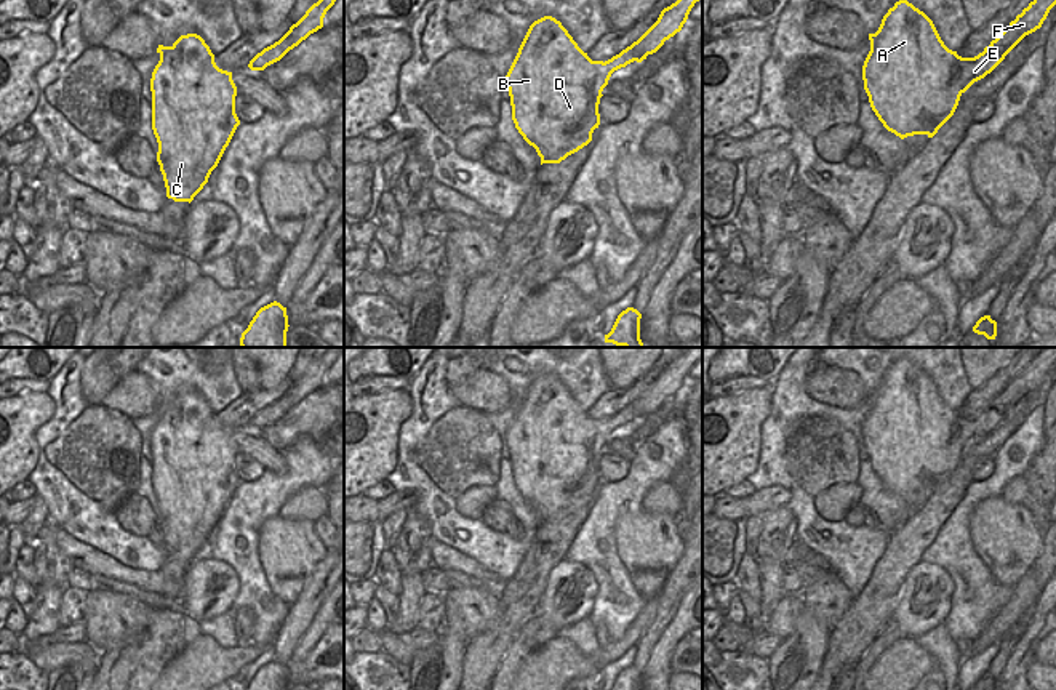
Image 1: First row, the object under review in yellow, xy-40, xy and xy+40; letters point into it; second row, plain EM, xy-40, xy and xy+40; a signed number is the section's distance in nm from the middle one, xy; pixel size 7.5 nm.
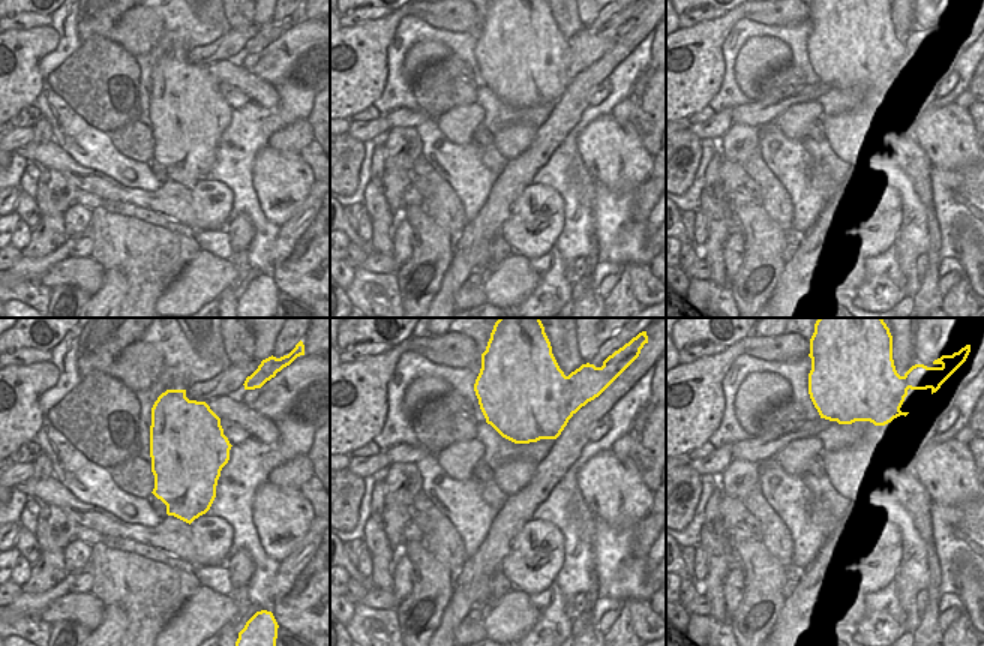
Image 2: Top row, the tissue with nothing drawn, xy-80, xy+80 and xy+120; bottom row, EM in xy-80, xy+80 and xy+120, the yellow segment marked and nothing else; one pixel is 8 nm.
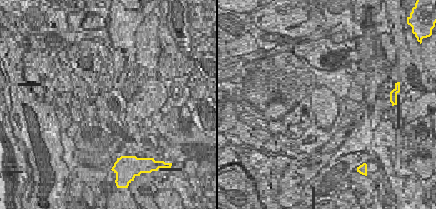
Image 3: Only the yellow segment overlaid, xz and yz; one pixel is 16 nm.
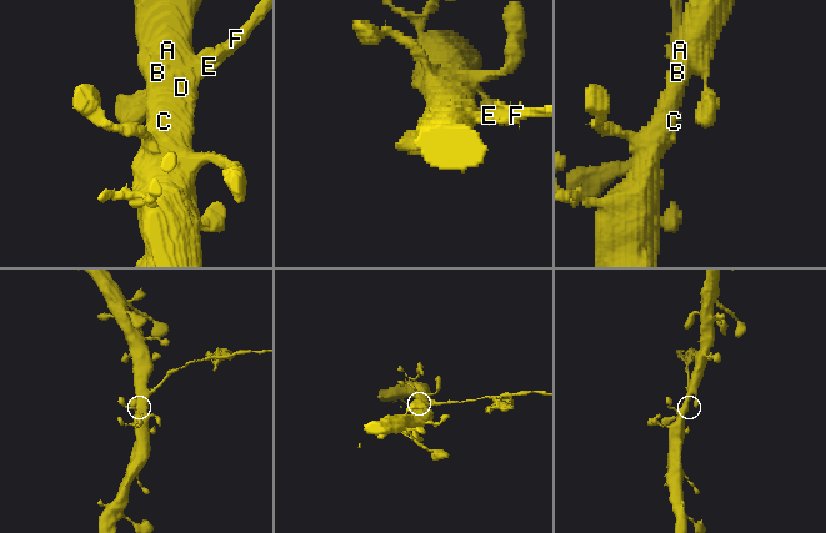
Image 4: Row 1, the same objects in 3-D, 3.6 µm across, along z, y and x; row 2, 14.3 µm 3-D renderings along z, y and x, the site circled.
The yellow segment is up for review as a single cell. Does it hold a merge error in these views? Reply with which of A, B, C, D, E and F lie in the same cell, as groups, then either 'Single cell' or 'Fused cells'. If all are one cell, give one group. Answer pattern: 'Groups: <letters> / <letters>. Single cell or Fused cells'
Groups: A B C D / E F. Fused cells

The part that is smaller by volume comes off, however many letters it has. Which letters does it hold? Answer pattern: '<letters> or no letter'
E, F

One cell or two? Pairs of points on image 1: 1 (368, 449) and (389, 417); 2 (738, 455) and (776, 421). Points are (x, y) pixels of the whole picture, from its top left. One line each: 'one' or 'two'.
1: one
2: two

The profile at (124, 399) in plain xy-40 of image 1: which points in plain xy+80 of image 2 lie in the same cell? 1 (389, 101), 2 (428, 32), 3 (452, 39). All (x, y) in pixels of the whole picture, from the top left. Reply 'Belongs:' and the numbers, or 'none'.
Belongs: none

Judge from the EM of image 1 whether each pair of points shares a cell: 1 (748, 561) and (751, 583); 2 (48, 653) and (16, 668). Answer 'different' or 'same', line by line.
1: same
2: different

